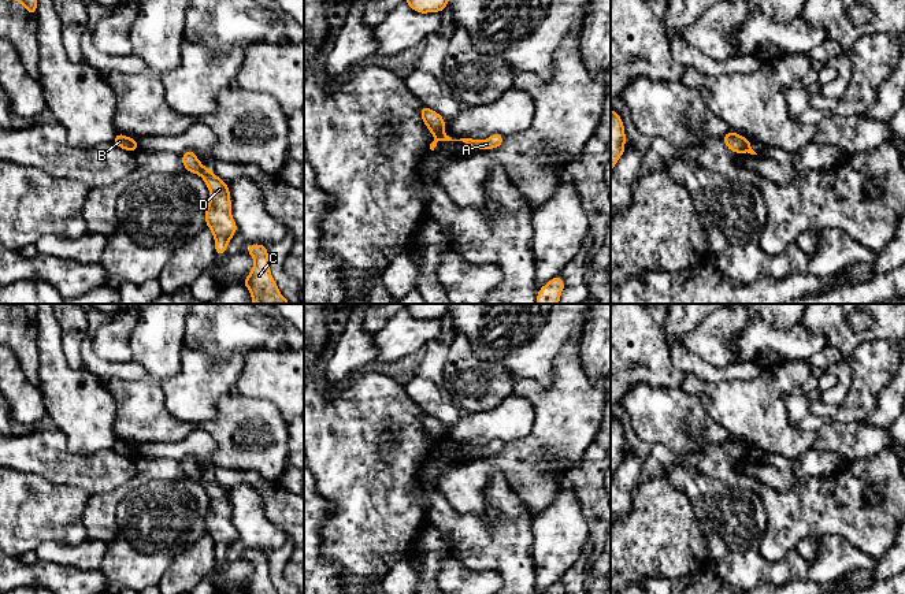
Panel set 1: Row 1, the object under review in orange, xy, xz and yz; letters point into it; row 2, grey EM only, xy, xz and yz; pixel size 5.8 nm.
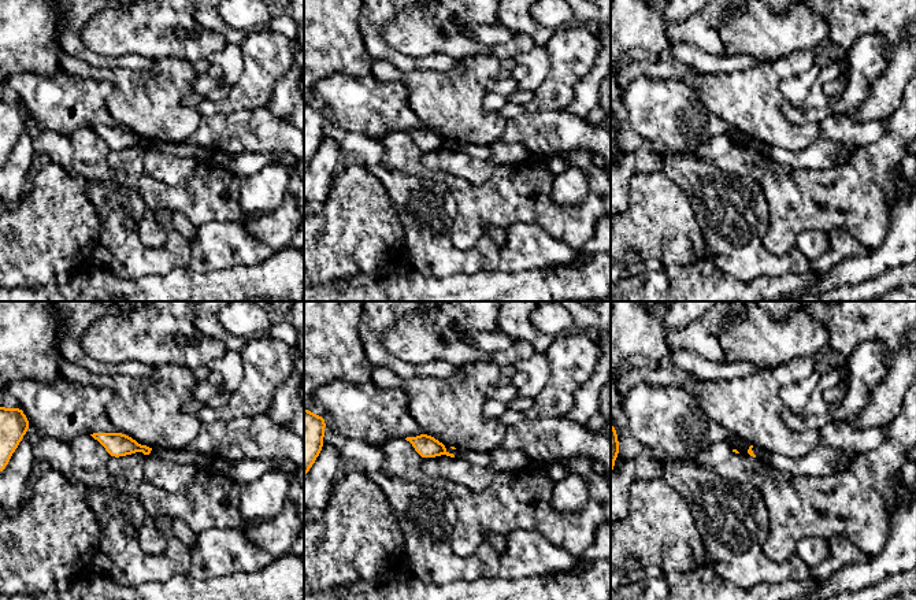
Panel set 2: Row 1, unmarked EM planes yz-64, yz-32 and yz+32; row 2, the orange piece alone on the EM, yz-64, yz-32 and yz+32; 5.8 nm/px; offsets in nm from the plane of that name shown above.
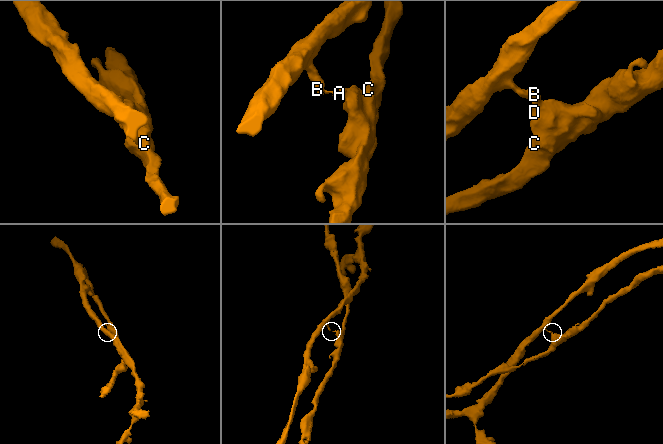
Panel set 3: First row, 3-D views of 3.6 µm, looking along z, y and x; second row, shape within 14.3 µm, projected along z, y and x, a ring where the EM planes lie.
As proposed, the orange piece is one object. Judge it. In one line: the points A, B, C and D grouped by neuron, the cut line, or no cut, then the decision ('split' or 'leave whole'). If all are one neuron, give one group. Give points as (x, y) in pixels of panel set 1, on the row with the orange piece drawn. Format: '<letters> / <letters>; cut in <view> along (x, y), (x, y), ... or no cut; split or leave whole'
A C D / B; cut in xz along (442, 132), (436, 137); split

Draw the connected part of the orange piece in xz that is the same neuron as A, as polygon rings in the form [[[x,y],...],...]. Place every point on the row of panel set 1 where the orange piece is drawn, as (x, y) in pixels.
[[[442,133],[437,135],[435,140],[430,144],[430,149],[434,151],[434,148],[437,146],[437,142],[441,140],[442,141],[463,141],[470,146],[471,151],[478,151],[478,149],[497,149],[501,146],[505,137],[502,134],[494,133],[483,141],[472,140],[472,138],[452,140],[449,135]]]

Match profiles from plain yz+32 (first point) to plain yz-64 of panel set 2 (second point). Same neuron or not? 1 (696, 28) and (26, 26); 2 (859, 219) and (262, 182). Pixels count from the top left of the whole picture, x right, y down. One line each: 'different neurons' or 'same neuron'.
1: different neurons
2: different neurons

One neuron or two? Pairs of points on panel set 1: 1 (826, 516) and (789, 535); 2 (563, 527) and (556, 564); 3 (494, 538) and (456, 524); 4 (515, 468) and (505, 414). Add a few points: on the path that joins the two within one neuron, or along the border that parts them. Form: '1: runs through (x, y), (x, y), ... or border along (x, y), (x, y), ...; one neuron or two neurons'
1: runs through (816, 516), (808, 516), (798, 526); one neuron
2: runs through (559, 537), (556, 554); one neuron
3: runs through (485, 538), (471, 538), (466, 534); one neuron
4: border along (534, 419), (526, 435), (505, 444); two neurons

